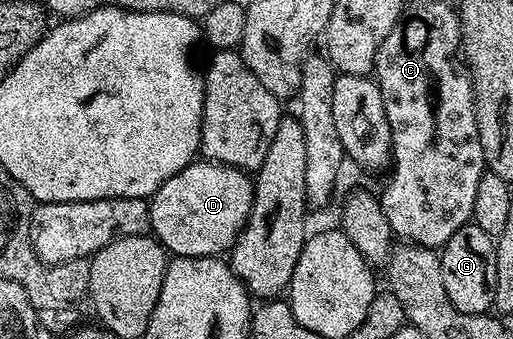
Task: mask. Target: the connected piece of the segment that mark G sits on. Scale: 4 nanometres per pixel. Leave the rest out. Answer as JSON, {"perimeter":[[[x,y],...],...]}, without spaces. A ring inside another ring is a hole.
{"perimeter":[[[475,223],[464,225],[439,250],[442,284],[458,311],[488,313],[496,304],[496,243],[493,234]]]}

